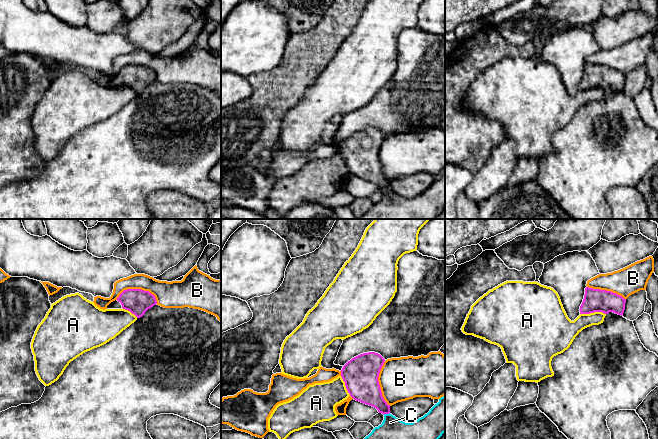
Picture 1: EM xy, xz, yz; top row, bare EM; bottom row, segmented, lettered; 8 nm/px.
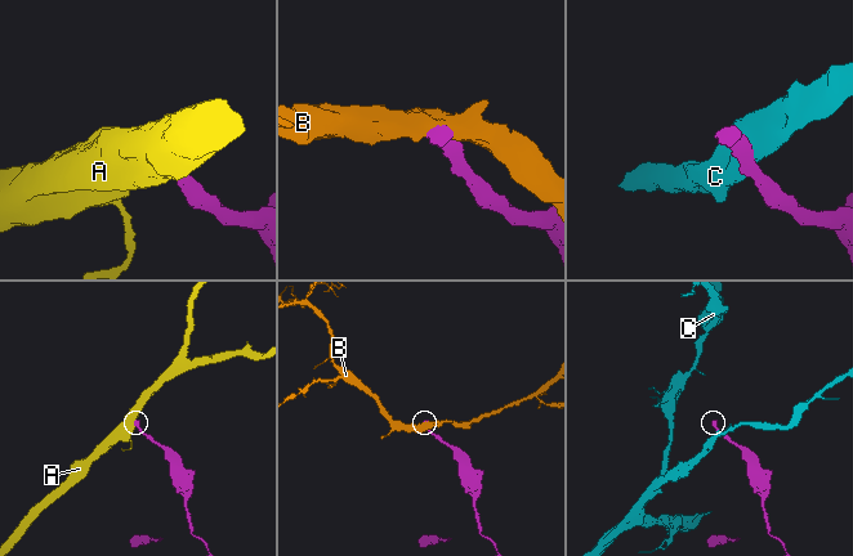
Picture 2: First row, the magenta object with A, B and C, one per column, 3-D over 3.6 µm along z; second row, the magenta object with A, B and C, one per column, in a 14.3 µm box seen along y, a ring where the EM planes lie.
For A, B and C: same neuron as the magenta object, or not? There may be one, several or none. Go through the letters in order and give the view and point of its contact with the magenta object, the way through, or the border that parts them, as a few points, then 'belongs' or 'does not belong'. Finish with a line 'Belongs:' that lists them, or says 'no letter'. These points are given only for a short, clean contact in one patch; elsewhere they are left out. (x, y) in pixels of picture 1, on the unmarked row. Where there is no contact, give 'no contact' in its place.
A: contact yz (592, 88); border yz (605, 89), (590, 88), (580, 90); does not belong
B: contact xy (138, 65); does not belong
C: contact xz (386, 189); border xz (389, 188), (383, 190); does not belong
Belongs: no letter

